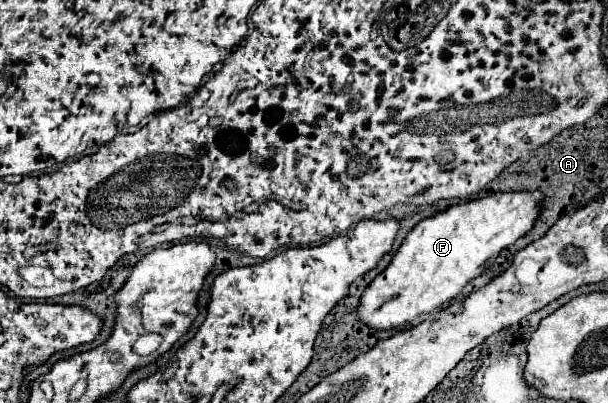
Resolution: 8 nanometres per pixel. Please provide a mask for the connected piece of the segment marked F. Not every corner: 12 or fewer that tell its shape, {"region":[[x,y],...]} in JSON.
{"region":[[540,191],[420,221],[364,289],[378,331],[454,301],[518,237]]}

